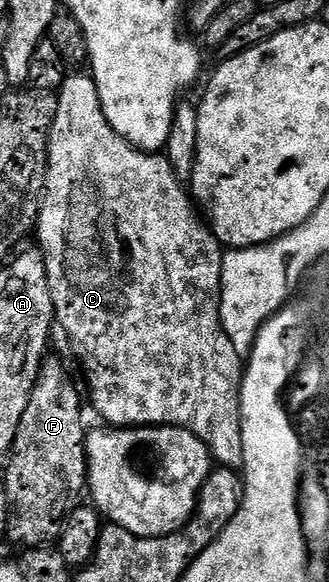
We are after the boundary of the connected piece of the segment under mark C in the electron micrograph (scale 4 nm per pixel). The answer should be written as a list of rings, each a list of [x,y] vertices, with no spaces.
[[[69,73],[65,77],[63,84],[58,91],[56,99],[56,115],[52,121],[52,131],[48,133],[48,170],[44,173],[44,192],[40,200],[40,216],[38,219],[38,235],[40,234],[40,243],[38,249],[44,256],[46,264],[46,276],[50,280],[50,296],[54,300],[55,321],[64,329],[64,334],[68,337],[68,342],[72,345],[74,353],[80,357],[80,362],[84,365],[84,378],[88,381],[88,394],[92,397],[92,406],[105,418],[107,425],[112,428],[147,428],[150,426],[177,426],[186,428],[198,436],[208,446],[213,459],[224,468],[240,468],[244,464],[244,453],[242,452],[242,432],[240,431],[240,382],[244,379],[244,366],[242,365],[242,356],[230,344],[230,336],[226,336],[224,325],[220,319],[220,281],[222,280],[222,264],[224,263],[225,251],[222,249],[222,243],[217,240],[216,235],[212,233],[207,221],[198,213],[189,191],[185,188],[182,180],[174,172],[174,168],[168,163],[167,157],[160,152],[149,152],[138,150],[131,146],[122,135],[114,132],[114,128],[106,120],[102,112],[102,100],[98,96],[96,82],[92,79],[91,73],[84,74]]]

